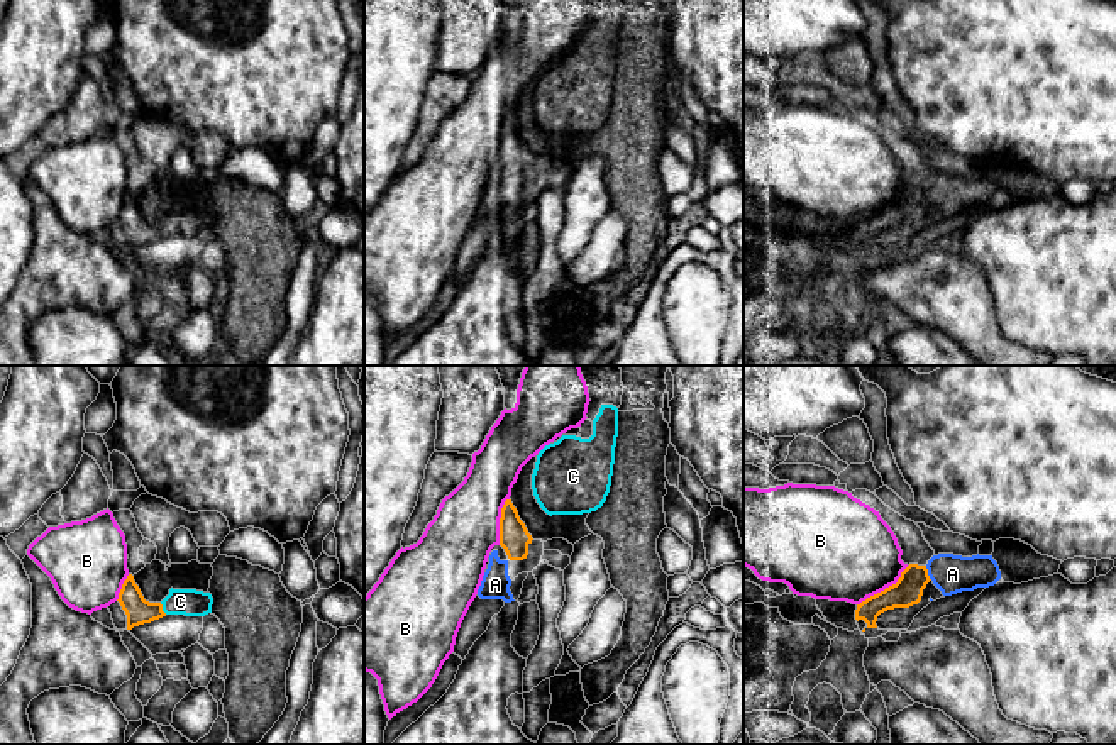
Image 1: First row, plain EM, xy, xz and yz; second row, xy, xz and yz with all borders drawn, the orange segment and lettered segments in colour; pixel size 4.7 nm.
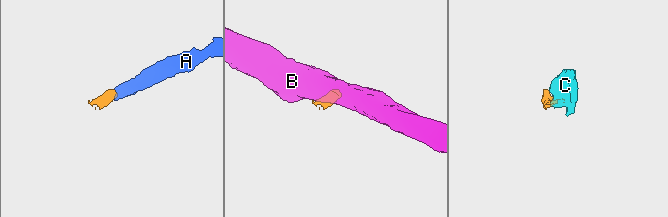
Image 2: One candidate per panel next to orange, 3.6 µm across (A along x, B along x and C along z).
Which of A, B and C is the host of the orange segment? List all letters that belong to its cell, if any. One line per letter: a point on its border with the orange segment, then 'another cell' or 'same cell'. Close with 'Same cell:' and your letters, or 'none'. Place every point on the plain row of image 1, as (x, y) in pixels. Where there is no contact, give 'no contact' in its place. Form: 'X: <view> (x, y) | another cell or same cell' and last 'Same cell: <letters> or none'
A: yz (927, 193) | same cell
B: yz (886, 209) | another cell
C: xy (161, 229) | same cell
Same cell: A, C

